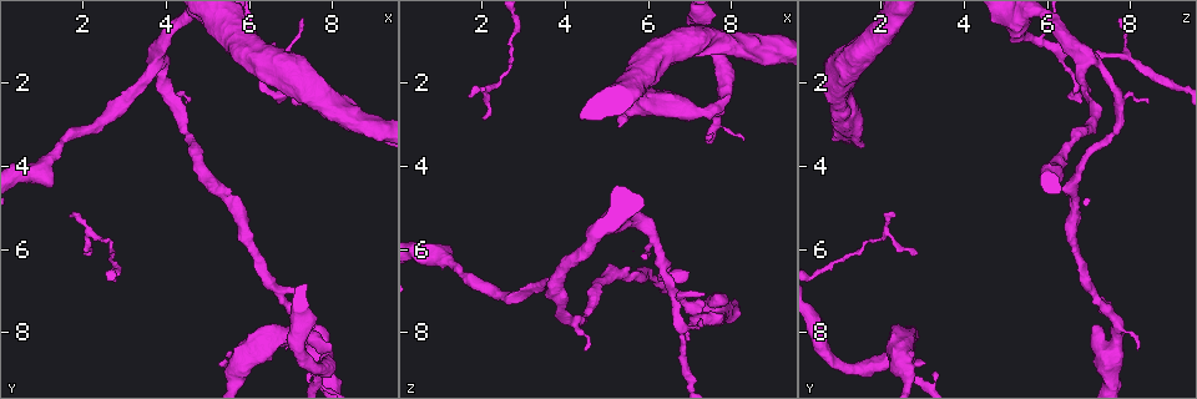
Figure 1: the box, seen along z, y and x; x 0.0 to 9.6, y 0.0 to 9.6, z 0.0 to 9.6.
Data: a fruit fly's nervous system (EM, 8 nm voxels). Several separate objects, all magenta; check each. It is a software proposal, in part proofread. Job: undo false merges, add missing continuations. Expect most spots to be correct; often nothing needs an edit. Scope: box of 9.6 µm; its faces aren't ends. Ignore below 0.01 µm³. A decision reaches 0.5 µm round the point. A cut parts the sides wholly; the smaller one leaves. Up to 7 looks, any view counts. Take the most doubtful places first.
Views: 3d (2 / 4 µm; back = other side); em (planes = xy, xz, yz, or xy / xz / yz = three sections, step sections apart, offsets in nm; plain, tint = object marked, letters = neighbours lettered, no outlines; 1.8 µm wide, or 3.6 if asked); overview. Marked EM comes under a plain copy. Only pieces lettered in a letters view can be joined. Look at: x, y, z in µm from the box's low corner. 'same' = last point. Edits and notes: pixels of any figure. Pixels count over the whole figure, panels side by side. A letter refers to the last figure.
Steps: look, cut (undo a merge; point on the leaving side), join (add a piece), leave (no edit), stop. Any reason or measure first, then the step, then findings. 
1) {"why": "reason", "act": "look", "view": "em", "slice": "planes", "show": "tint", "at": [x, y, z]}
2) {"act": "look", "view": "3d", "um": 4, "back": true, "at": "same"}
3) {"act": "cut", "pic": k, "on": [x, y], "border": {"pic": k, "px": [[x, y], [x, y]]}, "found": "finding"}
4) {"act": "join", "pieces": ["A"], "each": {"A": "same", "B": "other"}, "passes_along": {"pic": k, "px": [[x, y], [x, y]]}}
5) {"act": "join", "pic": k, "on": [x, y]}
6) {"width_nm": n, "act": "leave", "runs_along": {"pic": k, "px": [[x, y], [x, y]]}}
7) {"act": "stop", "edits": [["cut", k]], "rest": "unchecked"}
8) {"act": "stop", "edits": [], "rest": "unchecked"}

{"why": "free end", "act": "look", "view": "3d", "um": 2, "at": [1.70, 5.15, 2.30]}

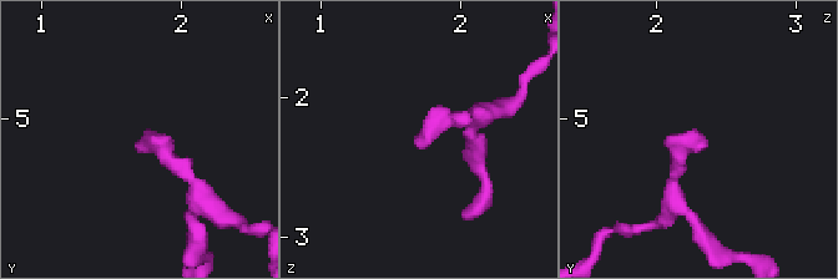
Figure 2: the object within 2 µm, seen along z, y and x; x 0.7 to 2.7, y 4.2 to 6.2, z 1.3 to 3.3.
{"act": "look", "view": "em", "slice": "xz", "step": 16, "show": "tint", "at": [1.70, 5.16, 2.32]}

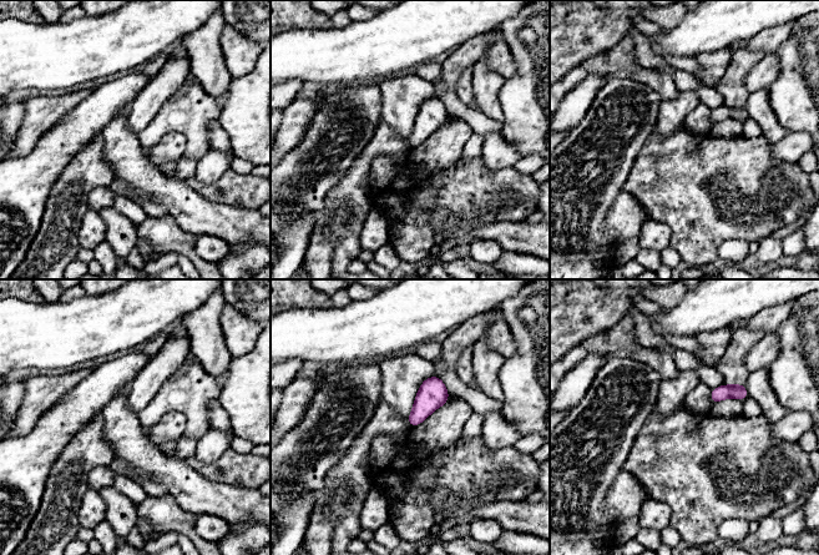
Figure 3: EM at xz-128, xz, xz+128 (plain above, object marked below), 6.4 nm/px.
{"act": "look", "view": "em", "slice": "planes", "show": "letters", "at": "same"}

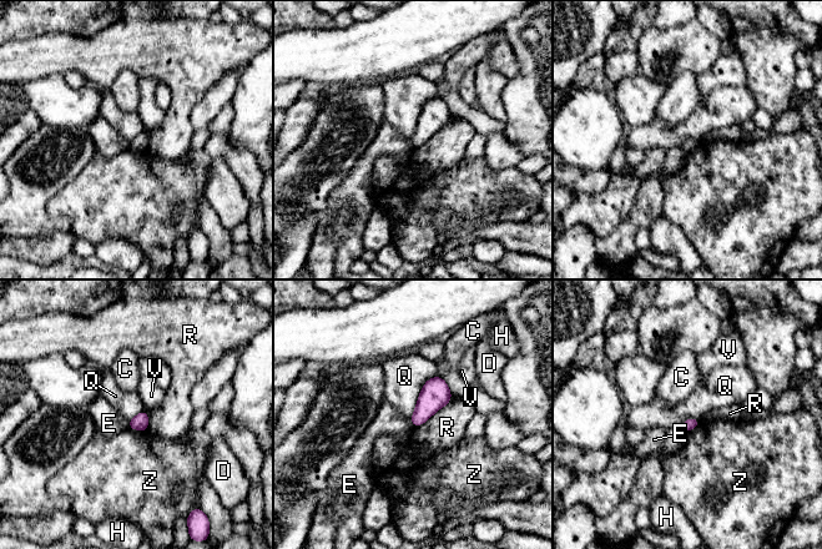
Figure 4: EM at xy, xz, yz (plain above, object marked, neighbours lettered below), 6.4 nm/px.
{"act": "leave", "each": {"C": "other", "D": "other", "E": "other", "H": "other", "Q": "other", "R": "other", "V": "other", "Z": "other"}, "border": {"pic": 4, "px": [[435, 374], [422, 388], [412, 427]]}, "found": "none of them fits"}

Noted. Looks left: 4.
{"act": "look", "view": "3d", "um": 2, "back": true, "at": [6.35, 2.05, 6.60]}

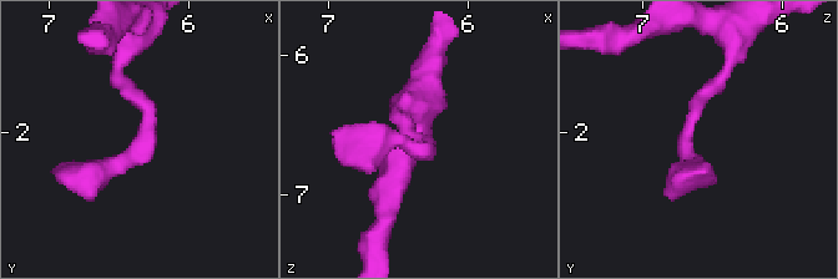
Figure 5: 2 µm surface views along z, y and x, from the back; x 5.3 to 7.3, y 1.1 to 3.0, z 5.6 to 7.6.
{"why": "now the EM", "act": "look", "view": "em", "slice": "xz", "step": 8, "show": "letters", "at": [6.32, 1.98, 6.66]}

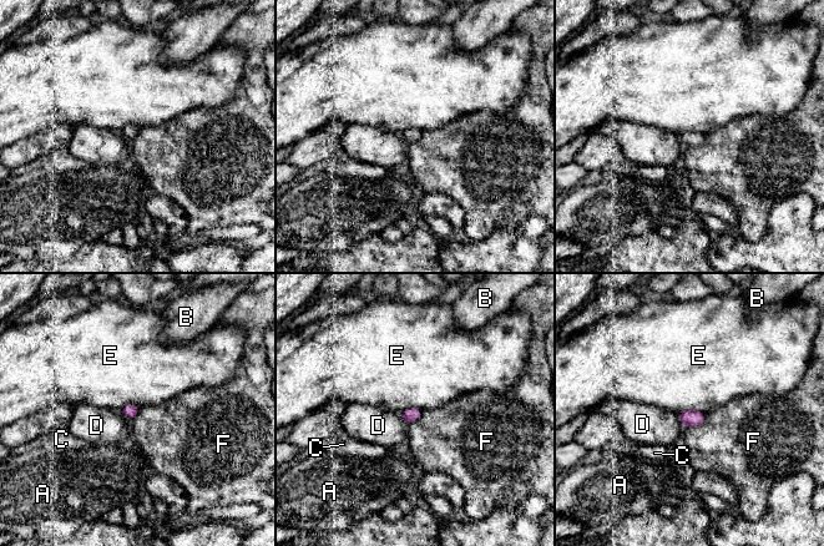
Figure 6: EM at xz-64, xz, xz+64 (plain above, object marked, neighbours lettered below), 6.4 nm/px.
{"width_nm": 90, "longest_contact_nm": ["F", 180], "act": "leave", "each": {"A": "other", "B": "other", "C": "other", "D": "other", "E": "other", "F": "other"}, "found": "all the same cell"}

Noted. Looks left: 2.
{"why": "an open end", "act": "look", "view": "em", "slice": "xz", "step": 8, "show": "letters", "at": [5.30, 8.70, 3.00]}

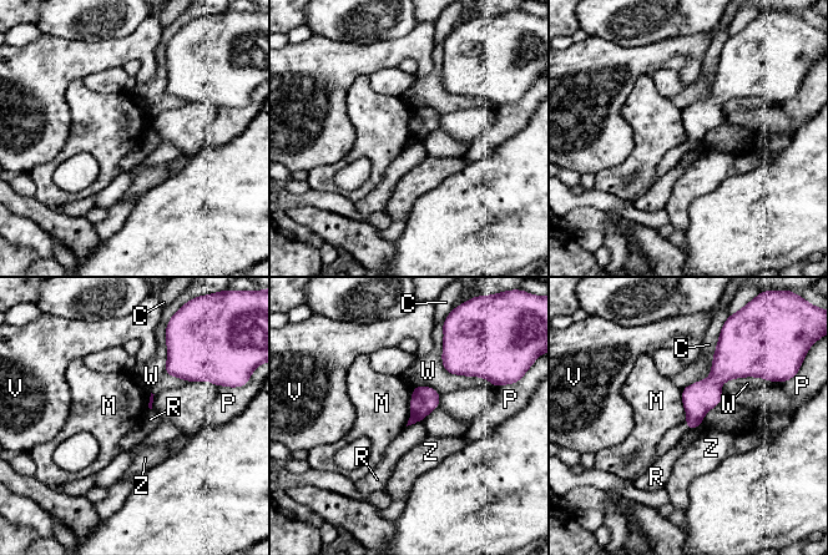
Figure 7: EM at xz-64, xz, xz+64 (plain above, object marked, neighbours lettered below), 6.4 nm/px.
{"why": "cut it another way", "act": "look", "view": "em", "slice": "planes", "show": "letters", "at": "same"}

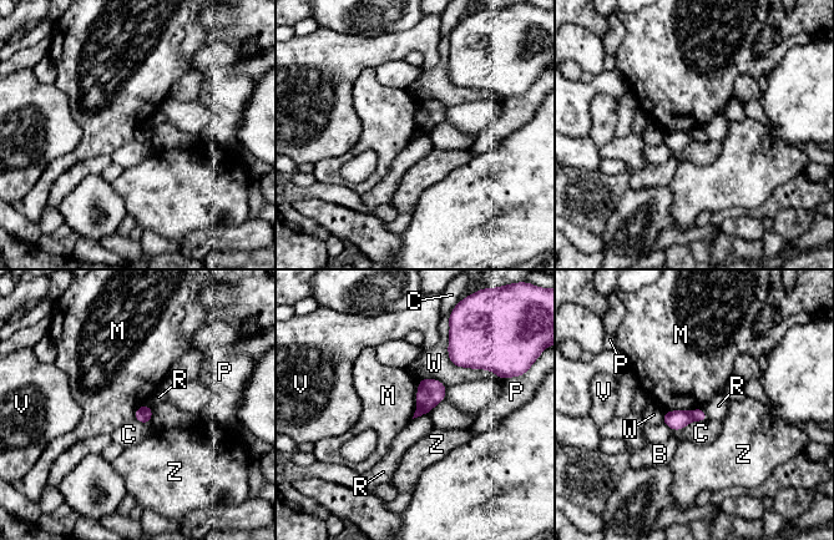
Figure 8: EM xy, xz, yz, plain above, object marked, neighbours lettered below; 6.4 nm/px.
{"longest_contact_nm": ["W", 400], "act": "leave", "each": {"B": "other", "C": "other", "M": "other", "P": "other", "R": "other", "V": "other", "W": "other", "Z": "other"}, "border": {"pic": 8, "px": [[699, 407], [692, 410], [665, 412]]}, "found": "none of them fits"}

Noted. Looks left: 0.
{"act": "stop", "edits": [], "rest": "unchecked"}

